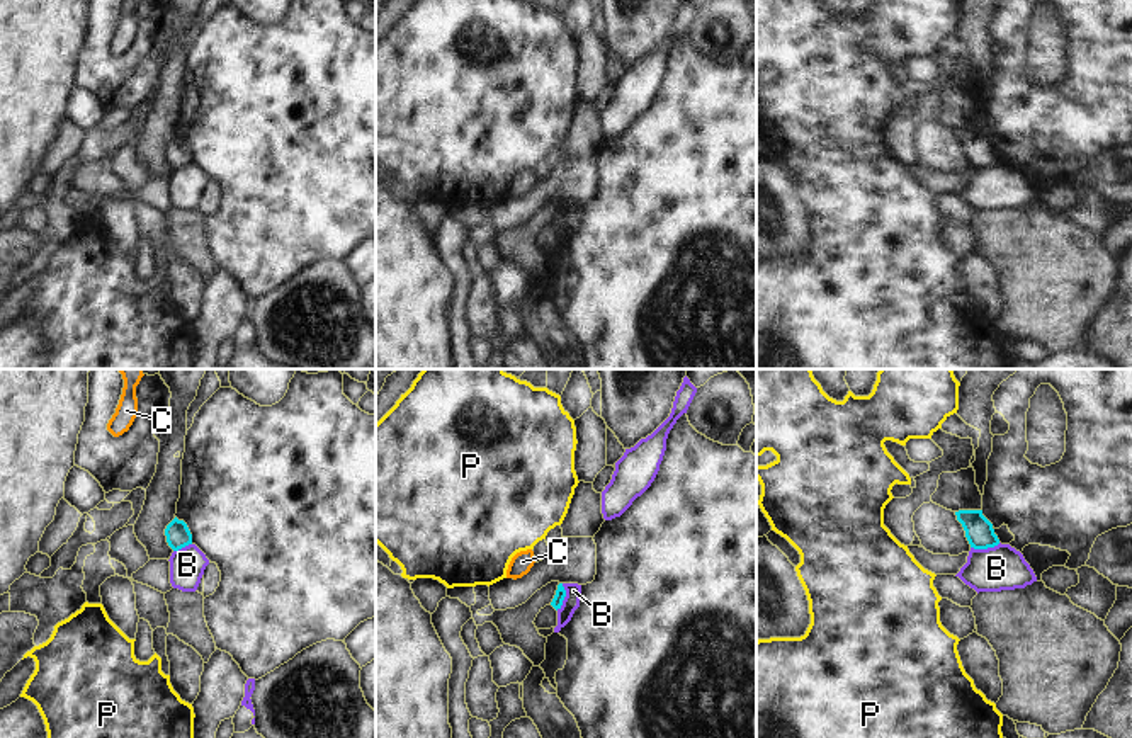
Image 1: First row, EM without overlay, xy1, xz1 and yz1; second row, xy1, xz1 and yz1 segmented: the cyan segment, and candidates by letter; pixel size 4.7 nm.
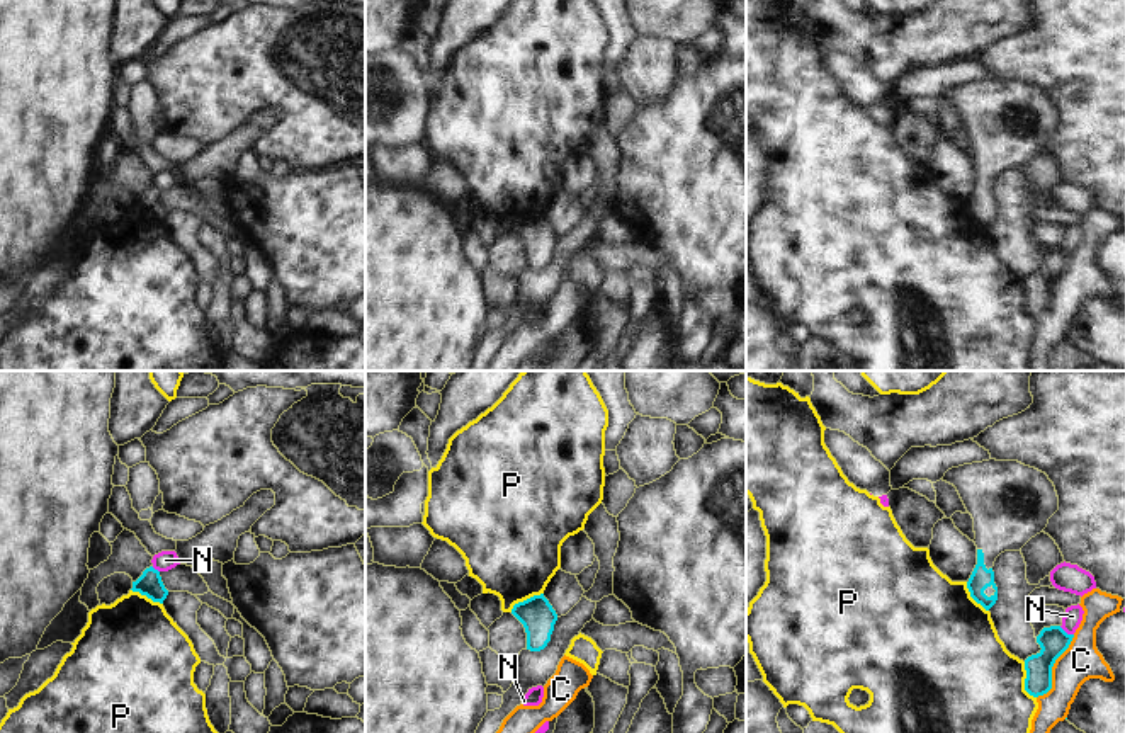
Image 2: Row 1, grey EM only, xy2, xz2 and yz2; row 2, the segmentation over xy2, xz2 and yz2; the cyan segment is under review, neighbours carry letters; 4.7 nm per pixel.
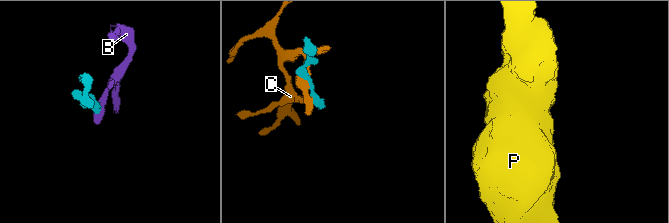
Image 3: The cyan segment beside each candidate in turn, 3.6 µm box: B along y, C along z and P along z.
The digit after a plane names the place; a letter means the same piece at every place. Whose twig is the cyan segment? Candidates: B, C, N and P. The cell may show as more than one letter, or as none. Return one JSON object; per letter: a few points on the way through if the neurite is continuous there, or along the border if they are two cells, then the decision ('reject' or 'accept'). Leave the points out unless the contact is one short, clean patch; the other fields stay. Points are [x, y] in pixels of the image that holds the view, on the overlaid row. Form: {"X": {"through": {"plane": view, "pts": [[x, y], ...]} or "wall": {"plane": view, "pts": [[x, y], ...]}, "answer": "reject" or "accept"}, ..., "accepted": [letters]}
{"B": {"wall": {"plane": "yz1", "pts": [[1000, 543], [990, 548], [971, 548]]}, "answer": "reject"}, "C": {"answer": "reject"}, "N": {"answer": "reject"}, "P": {"answer": "reject"}, "accepted": []}

